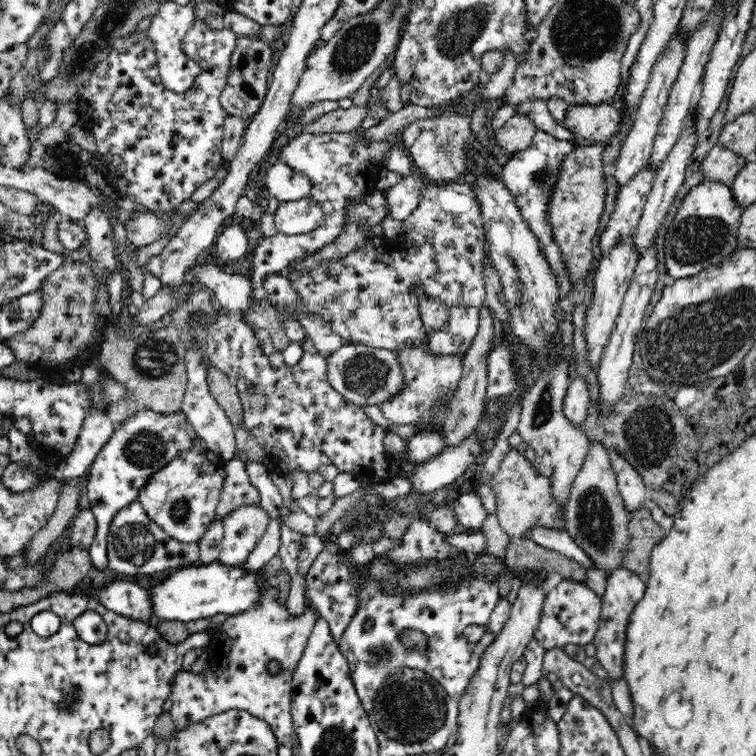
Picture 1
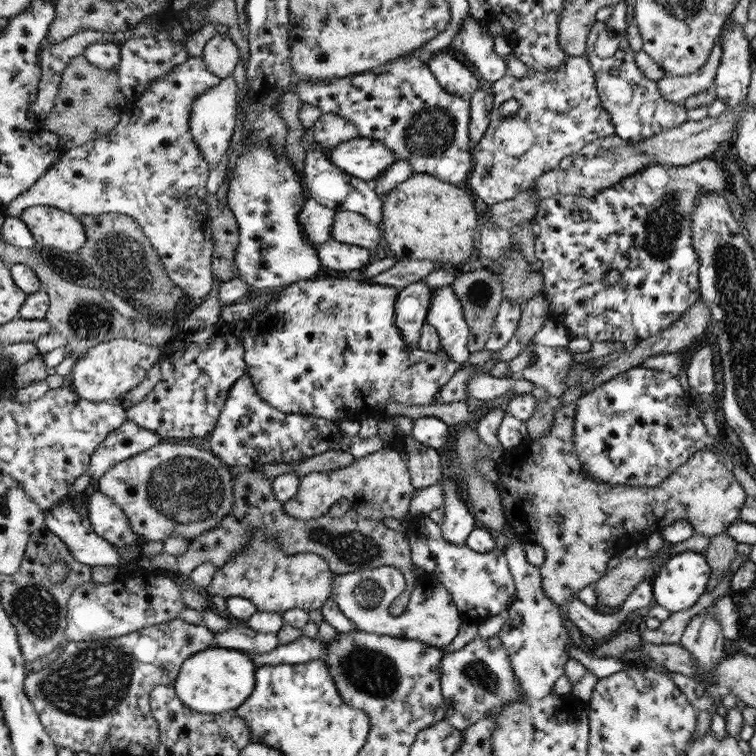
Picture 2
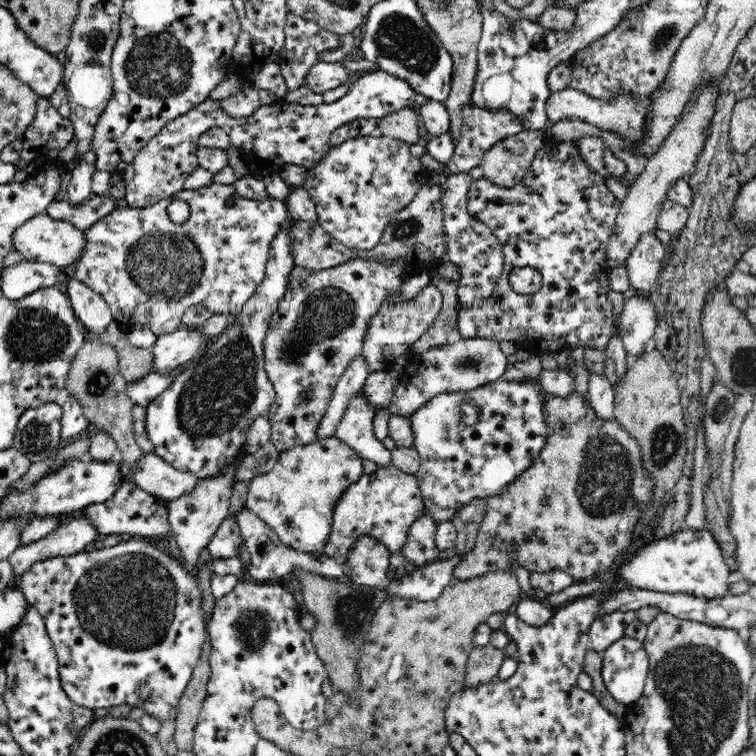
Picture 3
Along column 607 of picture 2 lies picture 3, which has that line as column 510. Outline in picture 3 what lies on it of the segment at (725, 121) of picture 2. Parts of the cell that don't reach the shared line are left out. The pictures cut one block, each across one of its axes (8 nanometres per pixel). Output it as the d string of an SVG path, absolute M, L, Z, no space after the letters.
M522 131L496 142L486 150L481 160L483 177L502 188L520 184L534 160L534 154L542 148L543 138L545 134L542 131Z

